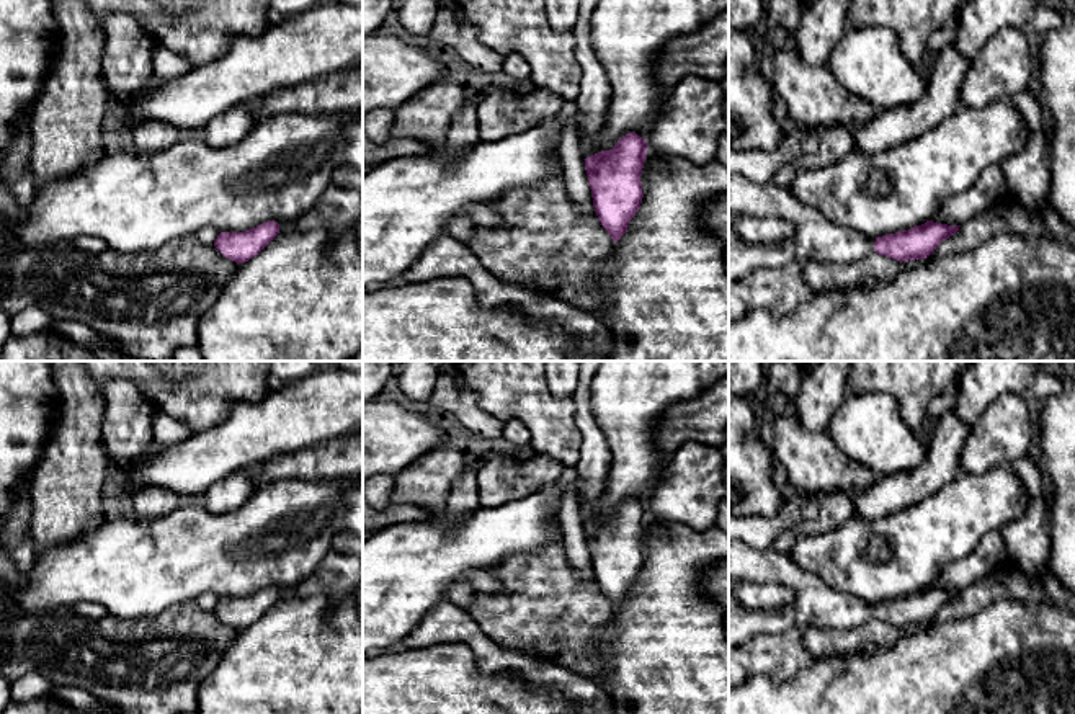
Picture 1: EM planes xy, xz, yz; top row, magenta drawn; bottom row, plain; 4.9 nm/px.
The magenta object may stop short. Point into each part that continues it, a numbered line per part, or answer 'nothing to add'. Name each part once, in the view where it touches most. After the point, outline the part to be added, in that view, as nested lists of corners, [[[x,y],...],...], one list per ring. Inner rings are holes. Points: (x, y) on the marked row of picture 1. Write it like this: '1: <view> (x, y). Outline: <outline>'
1: yz (814, 237). Outline: [[[729,176],[729,214],[779,217],[794,225],[789,237],[760,245],[738,240],[729,227],[729,283],[758,268],[779,268],[792,261],[804,265],[809,260],[850,263],[874,253],[876,239],[833,225],[773,181],[758,185]]]

